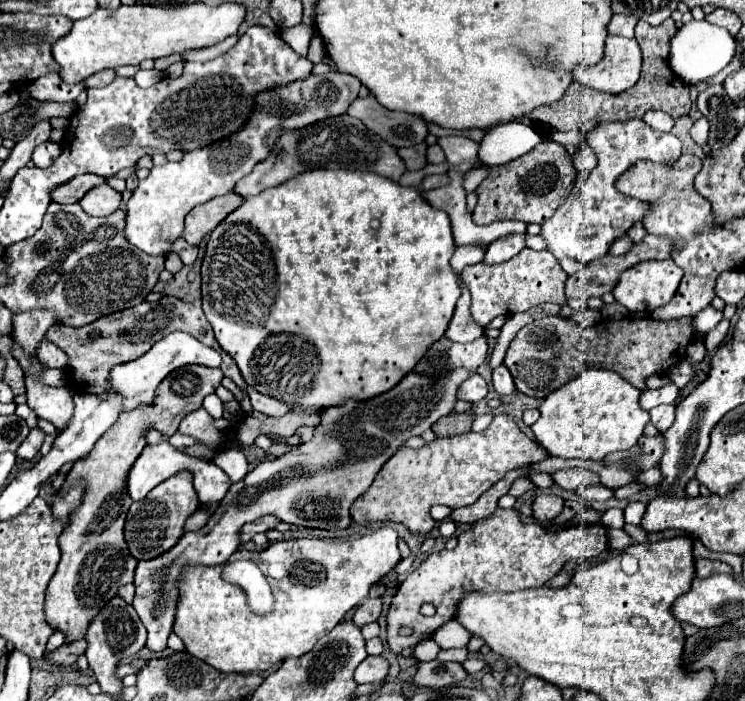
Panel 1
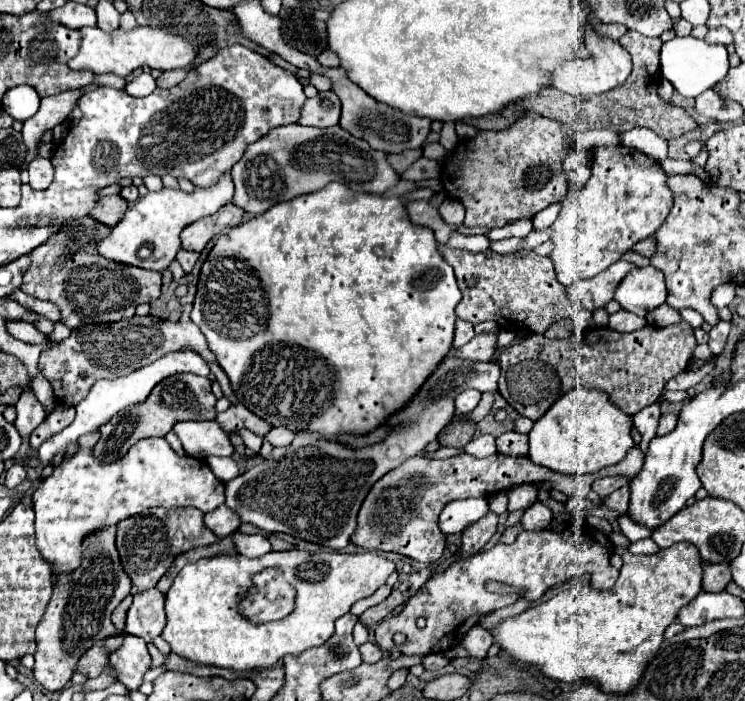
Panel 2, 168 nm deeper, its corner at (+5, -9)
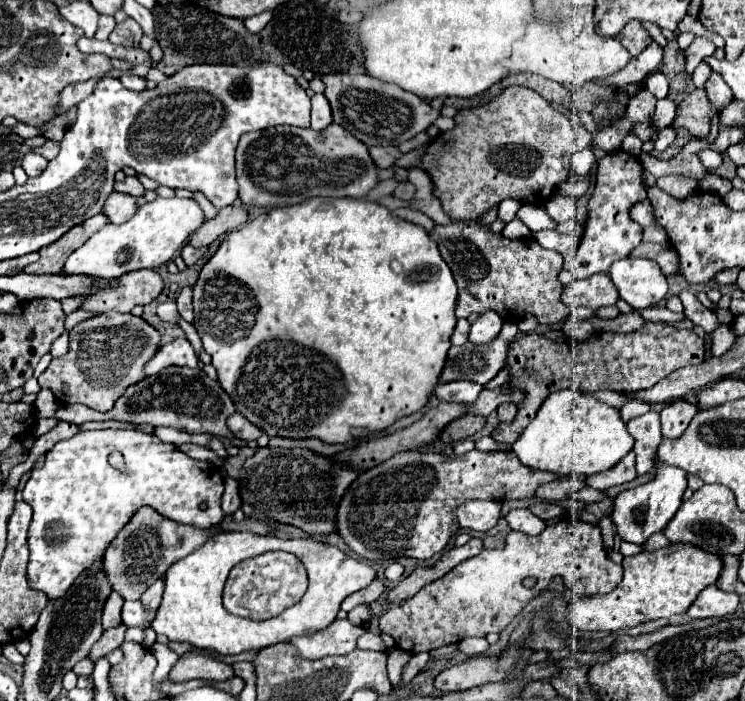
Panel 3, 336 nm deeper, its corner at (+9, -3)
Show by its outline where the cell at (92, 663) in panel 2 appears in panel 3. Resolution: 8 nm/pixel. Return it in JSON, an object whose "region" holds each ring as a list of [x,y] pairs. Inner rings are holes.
{"region":[[[122,624],[122,626],[116,626],[116,628],[108,628],[108,630],[104,630],[102,638],[92,646],[88,658],[90,658],[92,662],[96,662],[98,658],[102,658],[102,656],[110,654],[112,650],[116,650],[116,648],[124,642],[124,630],[126,630],[124,624]]]}

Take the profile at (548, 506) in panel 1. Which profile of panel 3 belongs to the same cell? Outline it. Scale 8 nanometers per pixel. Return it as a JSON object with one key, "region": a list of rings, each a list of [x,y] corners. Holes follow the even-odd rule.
{"region":[[[526,508],[524,510],[512,510],[512,512],[508,512],[506,520],[508,520],[508,526],[512,530],[520,530],[520,532],[526,532],[526,534],[540,534],[546,528],[546,522],[540,520],[538,516],[534,516]]]}

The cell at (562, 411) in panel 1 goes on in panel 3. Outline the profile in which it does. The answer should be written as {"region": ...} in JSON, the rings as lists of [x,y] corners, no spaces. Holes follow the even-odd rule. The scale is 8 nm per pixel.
{"region":[[[566,388],[546,398],[534,422],[530,422],[530,426],[526,426],[520,438],[512,444],[512,450],[526,466],[548,470],[560,476],[590,476],[616,466],[632,450],[632,444],[634,438],[628,434],[626,424],[616,408],[598,402],[588,394],[578,394]]]}

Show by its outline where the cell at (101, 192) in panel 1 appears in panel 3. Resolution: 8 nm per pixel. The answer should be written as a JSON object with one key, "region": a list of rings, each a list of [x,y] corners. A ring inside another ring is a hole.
{"region":[[[112,192],[106,202],[104,202],[104,208],[102,212],[108,216],[108,220],[112,224],[122,224],[126,220],[132,218],[134,210],[136,210],[136,198],[134,196],[128,196],[128,194],[120,194],[120,192]]]}

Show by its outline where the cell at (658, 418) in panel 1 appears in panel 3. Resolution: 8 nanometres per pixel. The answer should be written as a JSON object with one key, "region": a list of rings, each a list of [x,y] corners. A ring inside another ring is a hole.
{"region":[[[670,400],[660,410],[662,434],[664,438],[678,438],[688,428],[690,420],[696,416],[696,404],[688,400]]]}

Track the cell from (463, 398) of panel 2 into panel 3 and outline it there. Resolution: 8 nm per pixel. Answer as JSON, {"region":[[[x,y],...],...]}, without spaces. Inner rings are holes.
{"region":[[[468,380],[440,384],[434,390],[434,394],[442,402],[474,402],[480,392],[482,392],[482,386],[476,382],[468,382]]]}

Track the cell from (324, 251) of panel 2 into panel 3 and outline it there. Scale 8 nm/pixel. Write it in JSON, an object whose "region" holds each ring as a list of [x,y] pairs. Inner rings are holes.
{"region":[[[308,198],[300,204],[272,208],[248,220],[240,230],[228,232],[216,254],[202,266],[198,282],[194,284],[194,328],[198,330],[204,350],[212,356],[212,366],[218,372],[220,386],[230,394],[238,412],[262,428],[268,436],[286,438],[320,438],[330,444],[364,438],[370,432],[380,432],[394,424],[400,416],[418,412],[426,406],[438,374],[444,368],[450,336],[456,326],[456,282],[448,264],[442,260],[438,246],[428,238],[422,226],[414,226],[396,218],[392,210],[378,202],[354,198]]]}

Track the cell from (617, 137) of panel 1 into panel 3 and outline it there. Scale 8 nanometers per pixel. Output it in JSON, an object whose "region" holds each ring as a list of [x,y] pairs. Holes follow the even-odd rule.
{"region":[[[614,150],[598,160],[598,174],[594,194],[588,202],[588,216],[582,240],[574,254],[564,254],[564,270],[572,278],[588,278],[596,272],[608,272],[612,262],[626,258],[642,240],[642,228],[632,222],[630,208],[646,200],[646,186],[642,182],[642,162],[626,152]]]}

